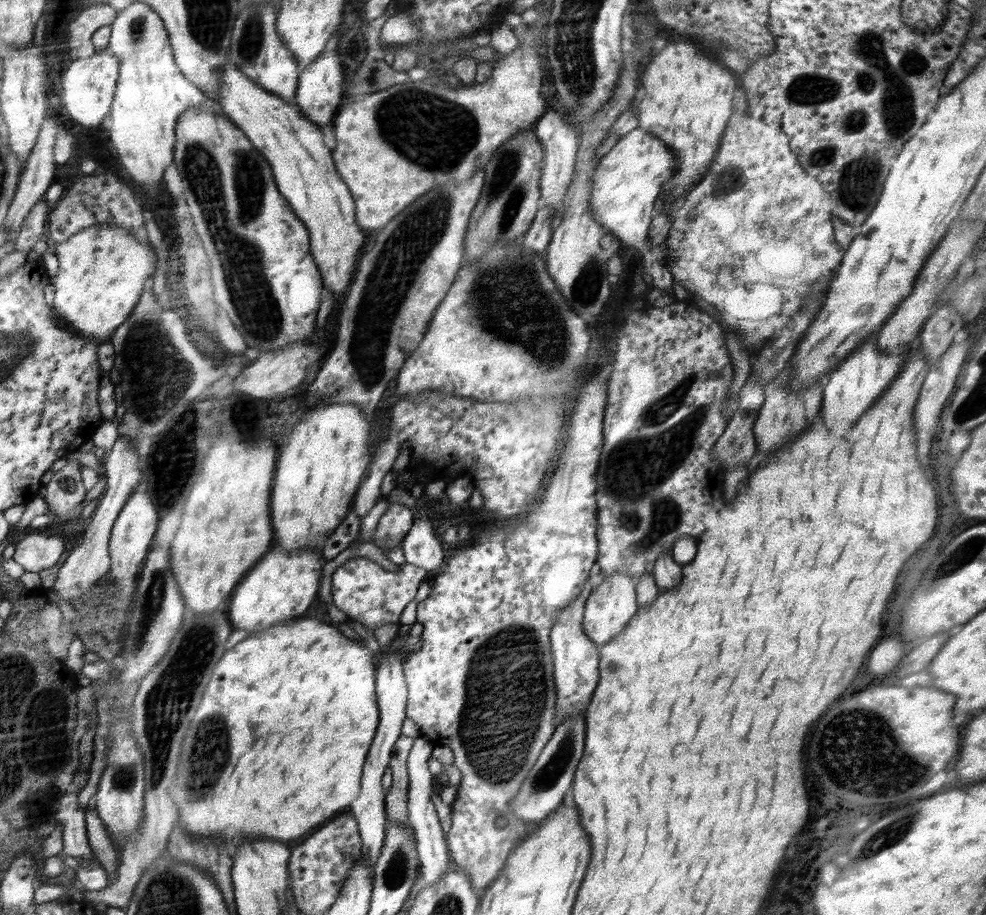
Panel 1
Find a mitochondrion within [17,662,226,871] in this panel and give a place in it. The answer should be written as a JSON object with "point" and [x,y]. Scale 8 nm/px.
{"point":[35,727]}

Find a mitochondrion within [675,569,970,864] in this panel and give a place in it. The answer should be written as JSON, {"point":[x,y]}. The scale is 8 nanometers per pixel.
{"point":[872,760]}

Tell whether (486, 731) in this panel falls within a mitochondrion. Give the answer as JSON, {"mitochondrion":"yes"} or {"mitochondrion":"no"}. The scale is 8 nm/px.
{"mitochondrion":"yes"}

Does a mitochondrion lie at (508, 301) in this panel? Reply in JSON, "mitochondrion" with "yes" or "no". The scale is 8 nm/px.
{"mitochondrion":"yes"}

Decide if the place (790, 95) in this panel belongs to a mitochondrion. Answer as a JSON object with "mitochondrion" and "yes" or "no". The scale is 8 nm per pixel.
{"mitochondrion":"yes"}

